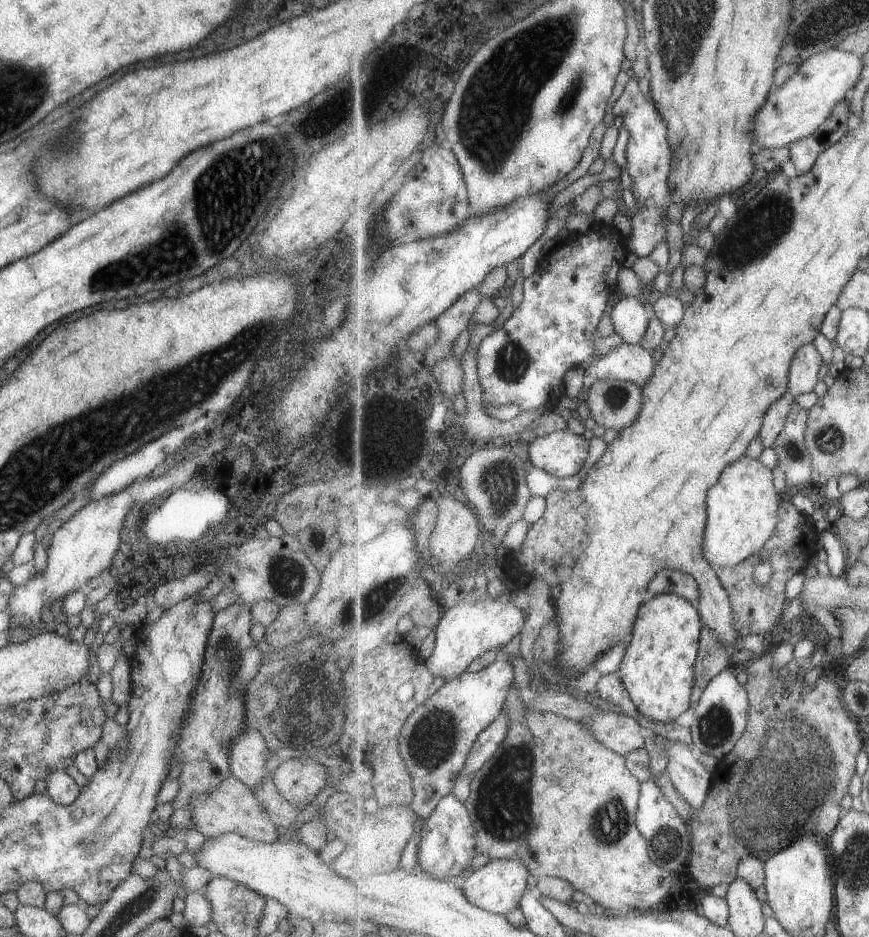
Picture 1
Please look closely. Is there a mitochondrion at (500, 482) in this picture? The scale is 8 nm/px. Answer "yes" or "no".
yes

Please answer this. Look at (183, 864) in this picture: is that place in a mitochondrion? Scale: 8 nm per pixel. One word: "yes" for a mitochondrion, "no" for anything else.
no

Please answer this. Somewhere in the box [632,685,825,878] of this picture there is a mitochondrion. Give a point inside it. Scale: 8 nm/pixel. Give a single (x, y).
(715, 726)

